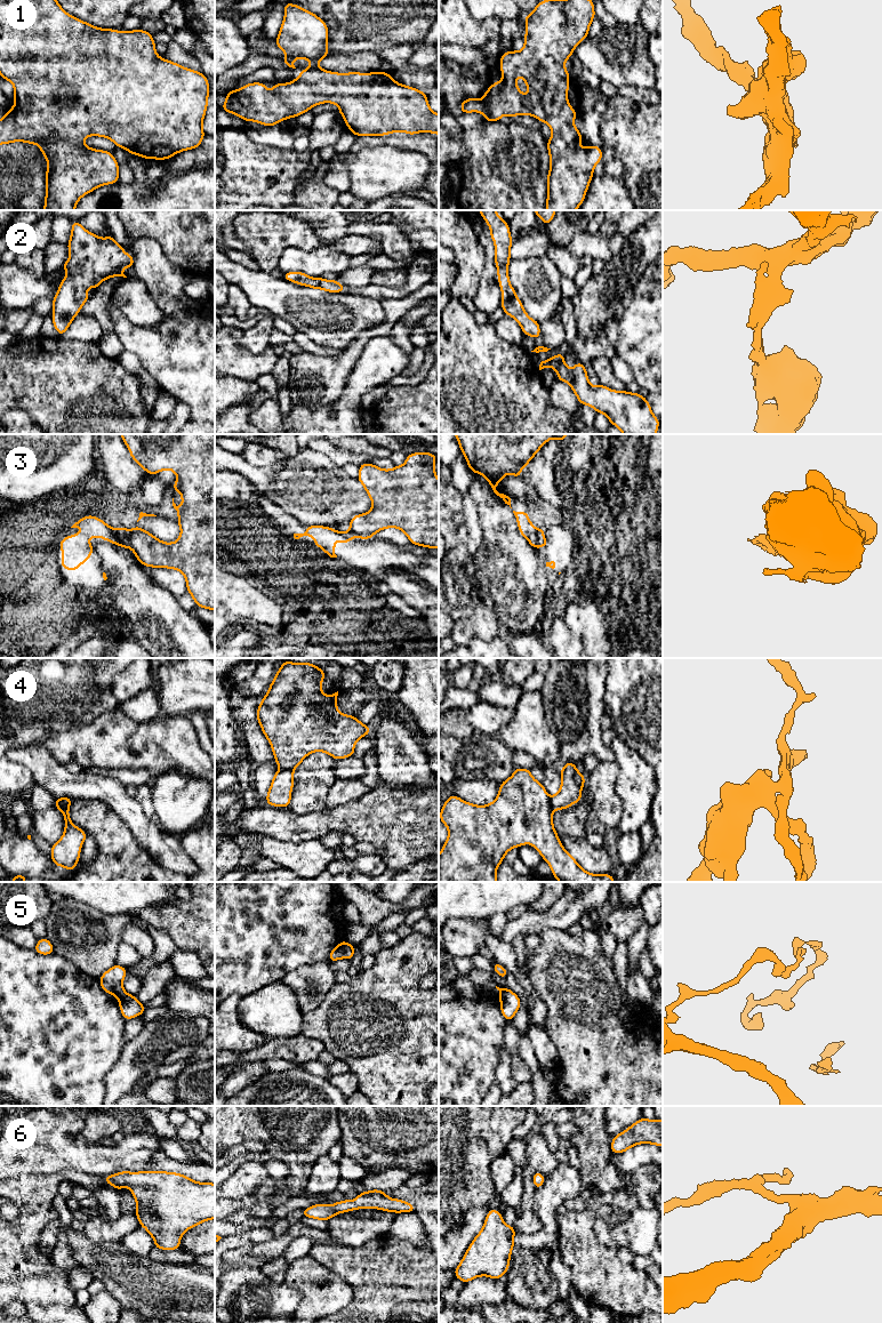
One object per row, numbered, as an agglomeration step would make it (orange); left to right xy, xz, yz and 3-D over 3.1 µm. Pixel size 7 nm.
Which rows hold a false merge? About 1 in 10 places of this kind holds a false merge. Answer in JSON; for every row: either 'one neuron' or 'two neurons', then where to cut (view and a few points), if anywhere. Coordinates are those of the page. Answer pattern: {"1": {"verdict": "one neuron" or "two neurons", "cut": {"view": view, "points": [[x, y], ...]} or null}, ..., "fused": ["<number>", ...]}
{"1": {"verdict": "one neuron", "cut": null}, "2": {"verdict": "one neuron", "cut": null}, "3": {"verdict": "two neurons", "cut": {"view": "xy", "points": [[129, 530], [128, 546]]}}, "4": {"verdict": "two neurons", "cut": {"view": "xz", "points": [[280, 768], [293, 770]]}}, "5": {"verdict": "two neurons", "cut": {"view": "xz", "points": [[349, 944], [342, 957]]}}, "6": {"verdict": "one neuron", "cut": null}, "fused": ["3", "4", "5"]}

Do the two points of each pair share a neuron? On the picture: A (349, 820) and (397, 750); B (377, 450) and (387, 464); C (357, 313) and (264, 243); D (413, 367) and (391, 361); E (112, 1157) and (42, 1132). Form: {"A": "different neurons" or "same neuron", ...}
{"A": "different neurons", "B": "different neurons", "C": "different neurons", "D": "different neurons", "E": "same neuron"}

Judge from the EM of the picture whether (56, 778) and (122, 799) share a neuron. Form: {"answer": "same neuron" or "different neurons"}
{"answer": "same neuron"}

